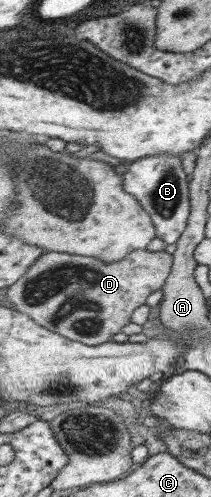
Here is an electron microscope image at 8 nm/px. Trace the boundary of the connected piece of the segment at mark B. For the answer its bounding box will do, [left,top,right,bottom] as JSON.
[125,153,192,244]

